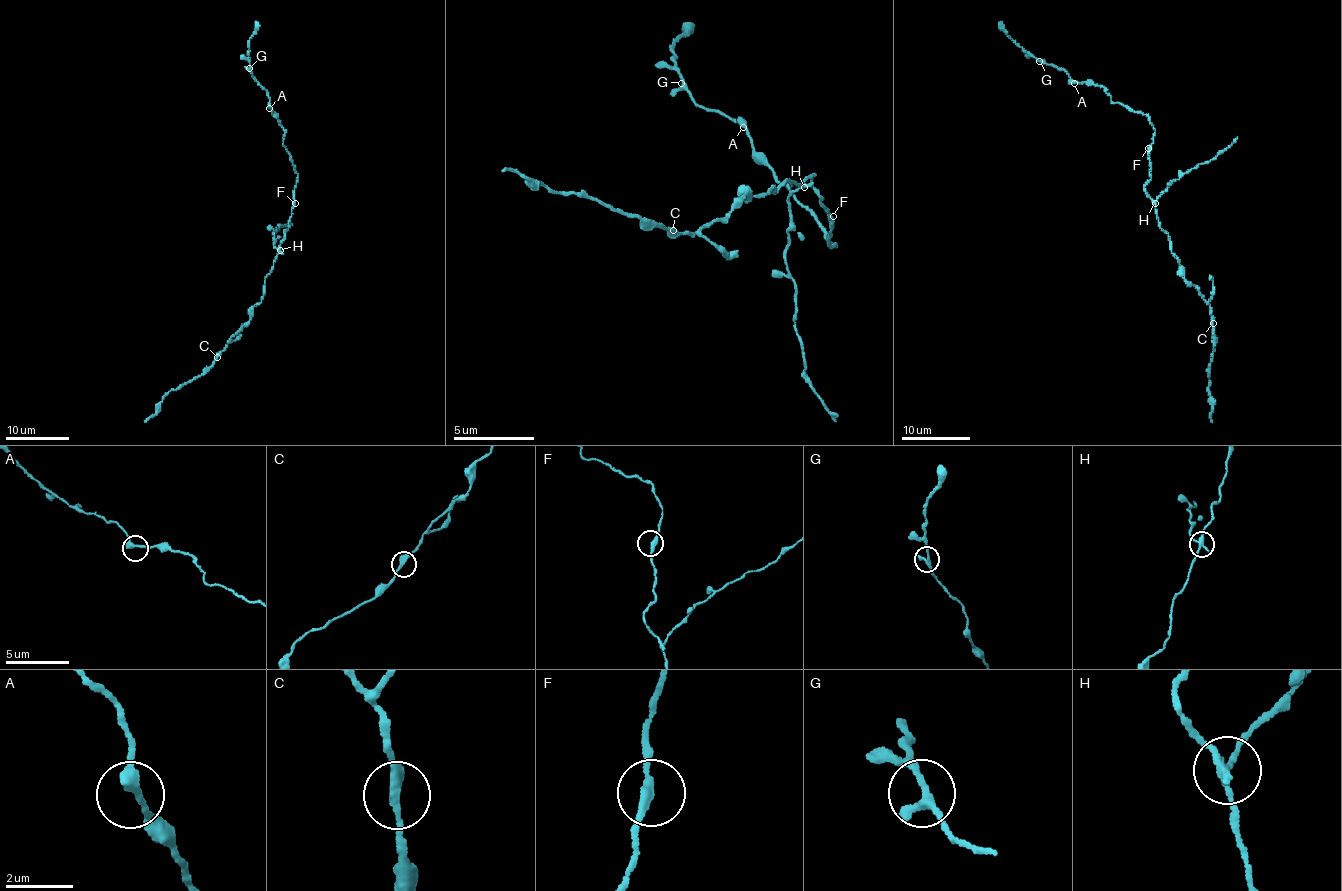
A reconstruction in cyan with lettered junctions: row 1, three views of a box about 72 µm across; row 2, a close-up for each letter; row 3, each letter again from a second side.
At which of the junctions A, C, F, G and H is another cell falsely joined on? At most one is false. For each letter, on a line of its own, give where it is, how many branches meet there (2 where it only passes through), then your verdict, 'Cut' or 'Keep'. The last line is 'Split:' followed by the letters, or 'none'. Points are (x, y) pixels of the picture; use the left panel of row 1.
A: Place: (269, 108). Branches: 2. Keep
C: Place: (217, 357). Branches: 2. Keep
F: Place: (295, 203). Branches: 2. Keep
G: Place: (249, 68). Branches: 3. Keep
H: Place: (280, 250). Branches: 3. Cut
Split: H

